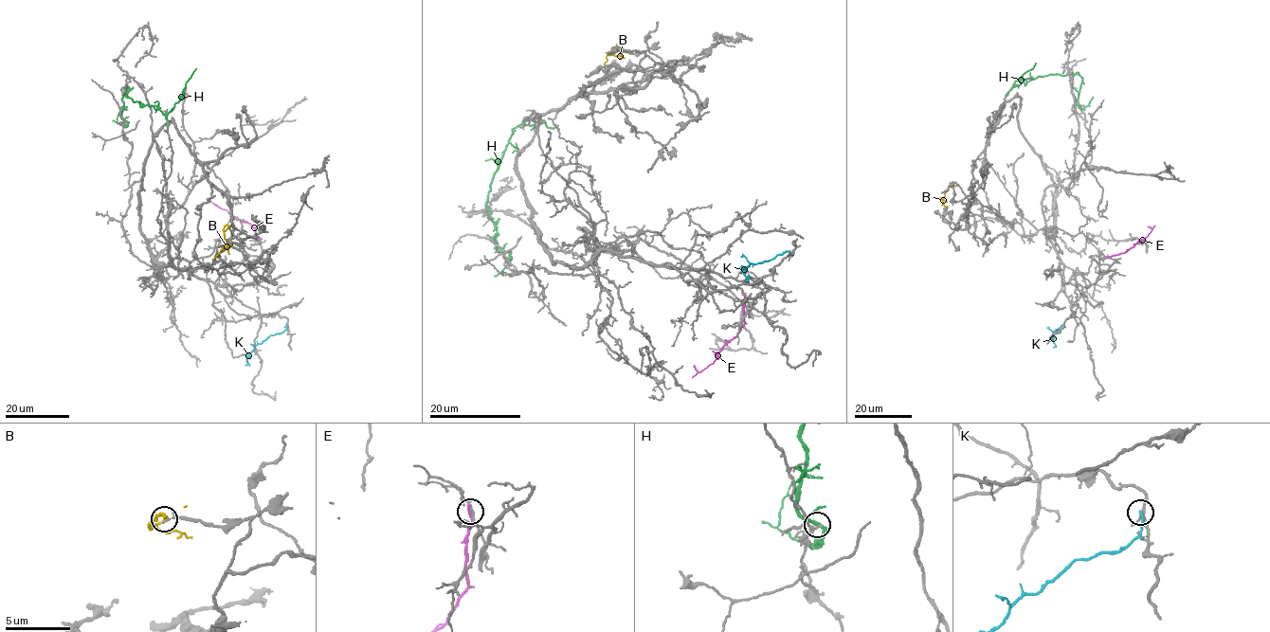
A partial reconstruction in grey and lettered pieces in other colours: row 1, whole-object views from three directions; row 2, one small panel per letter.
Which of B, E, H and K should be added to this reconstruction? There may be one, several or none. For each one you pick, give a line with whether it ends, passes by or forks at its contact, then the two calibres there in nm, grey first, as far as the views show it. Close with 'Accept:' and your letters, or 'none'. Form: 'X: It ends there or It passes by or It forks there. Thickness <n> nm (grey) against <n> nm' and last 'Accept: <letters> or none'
Accept: none

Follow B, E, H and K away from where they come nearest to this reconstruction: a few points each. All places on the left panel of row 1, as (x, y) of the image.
B: (228, 225), (224, 227), (225, 247), (212, 259)
E: (260, 240), (250, 224), (211, 202)
H: (126, 121), (121, 111), (127, 88), (126, 96), (141, 105), (156, 106), (165, 115), (179, 100), (196, 68)
K: (286, 323), (285, 330), (257, 344), (245, 365)

